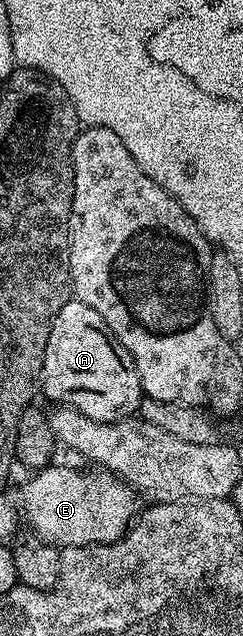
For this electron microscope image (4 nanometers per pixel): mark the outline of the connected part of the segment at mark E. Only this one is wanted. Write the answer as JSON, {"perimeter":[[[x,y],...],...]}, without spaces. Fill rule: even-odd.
{"perimeter":[[[57,464],[36,470],[17,497],[25,508],[26,519],[33,524],[32,532],[48,545],[61,549],[72,545],[106,545],[123,537],[139,513],[137,490],[108,471],[84,473]]]}

